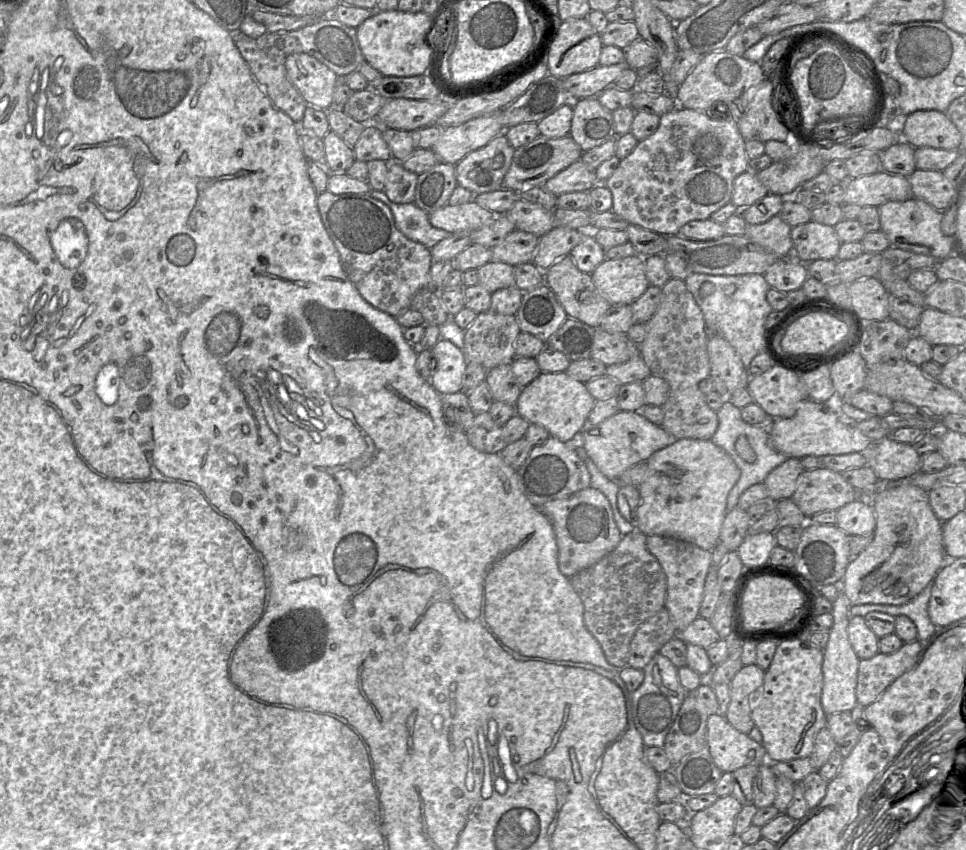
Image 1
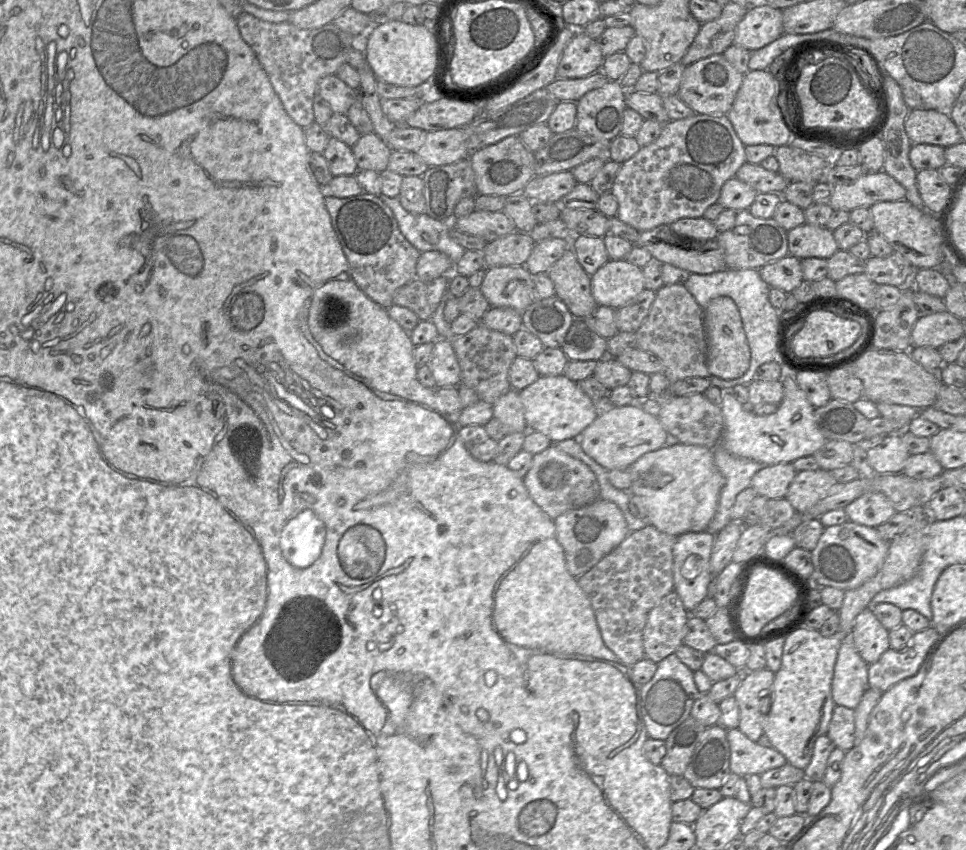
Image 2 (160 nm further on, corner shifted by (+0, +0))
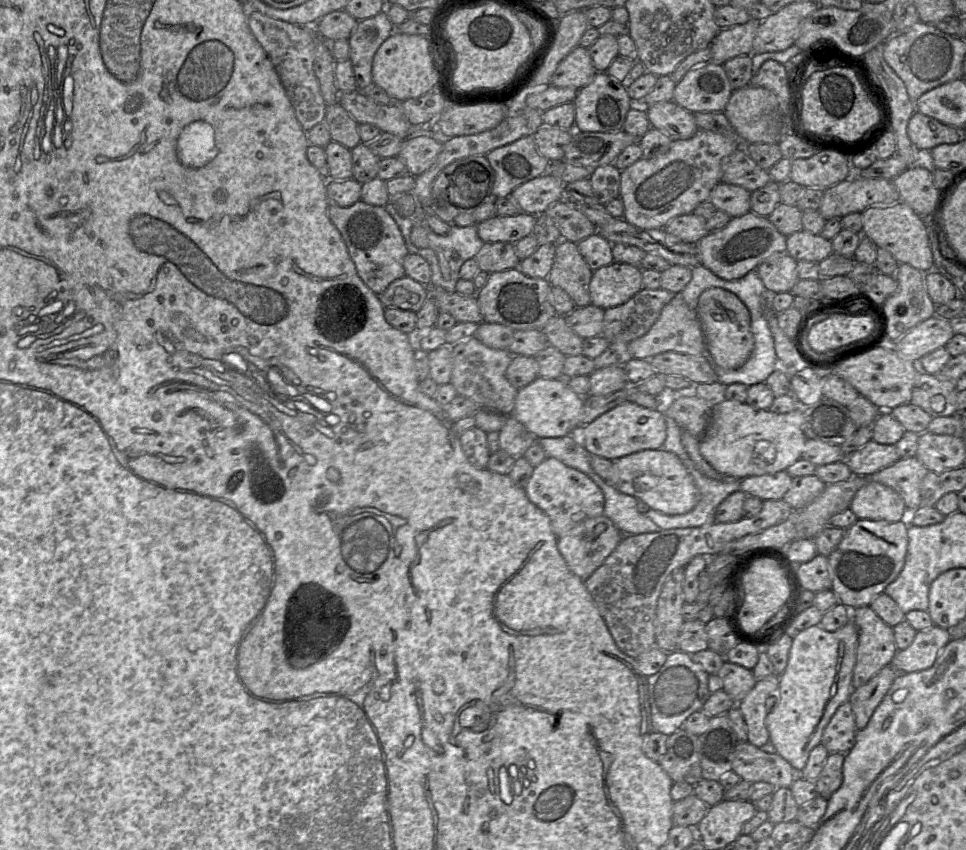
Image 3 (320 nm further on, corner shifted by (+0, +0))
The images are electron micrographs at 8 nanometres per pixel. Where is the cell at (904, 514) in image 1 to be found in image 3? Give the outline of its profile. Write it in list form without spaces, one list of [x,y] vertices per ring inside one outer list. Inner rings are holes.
[[[853,620],[829,632],[820,624],[793,636],[787,667],[779,676],[779,692],[775,706],[768,712],[765,724],[776,753],[800,774],[810,752],[819,745],[824,729],[836,710],[848,702],[853,687],[858,629]]]

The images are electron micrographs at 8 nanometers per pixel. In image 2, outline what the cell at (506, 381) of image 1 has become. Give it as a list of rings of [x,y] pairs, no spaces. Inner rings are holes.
[[[513,388],[493,404],[493,415],[504,424],[506,435],[528,431],[520,393]]]

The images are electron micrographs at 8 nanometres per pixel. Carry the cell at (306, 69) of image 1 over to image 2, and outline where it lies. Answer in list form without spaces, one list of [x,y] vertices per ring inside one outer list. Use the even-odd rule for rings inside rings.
[[[335,74],[325,76],[319,81],[317,94],[328,103],[333,113],[344,115],[358,98],[357,91],[350,88]]]

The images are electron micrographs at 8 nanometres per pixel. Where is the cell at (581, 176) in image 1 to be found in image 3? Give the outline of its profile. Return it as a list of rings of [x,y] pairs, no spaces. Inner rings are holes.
[[[546,172],[516,187],[510,197],[520,211],[540,215],[562,199],[563,186],[558,179]]]

